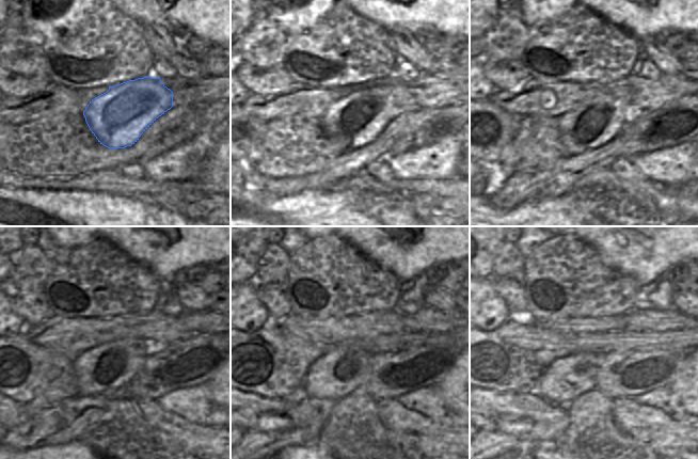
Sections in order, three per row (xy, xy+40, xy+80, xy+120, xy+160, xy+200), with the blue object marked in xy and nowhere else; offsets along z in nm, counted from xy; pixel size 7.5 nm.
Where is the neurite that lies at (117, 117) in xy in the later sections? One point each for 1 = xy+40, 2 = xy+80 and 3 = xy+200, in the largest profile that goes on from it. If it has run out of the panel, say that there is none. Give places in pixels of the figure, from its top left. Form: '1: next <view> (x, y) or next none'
1: next xy+40 (358, 119)
2: next xy+80 (598, 121)
3: next xy+200 (561, 383)

